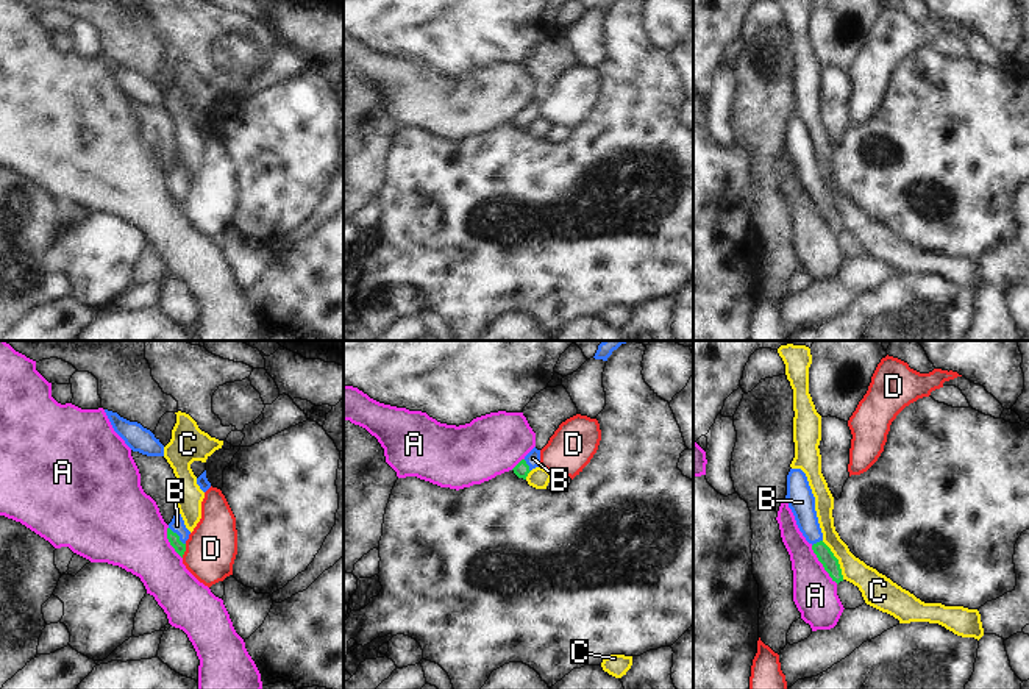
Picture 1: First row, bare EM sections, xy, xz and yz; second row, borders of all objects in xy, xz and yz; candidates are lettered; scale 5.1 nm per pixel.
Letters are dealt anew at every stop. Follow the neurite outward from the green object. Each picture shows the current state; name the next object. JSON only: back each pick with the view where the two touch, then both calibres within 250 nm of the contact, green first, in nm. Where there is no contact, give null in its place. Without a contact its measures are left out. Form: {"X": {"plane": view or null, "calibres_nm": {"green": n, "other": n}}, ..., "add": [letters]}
{"B": {"plane": "xy", "calibres_nm": {"green": 60, "other": 80}}, "add": ["B"]}

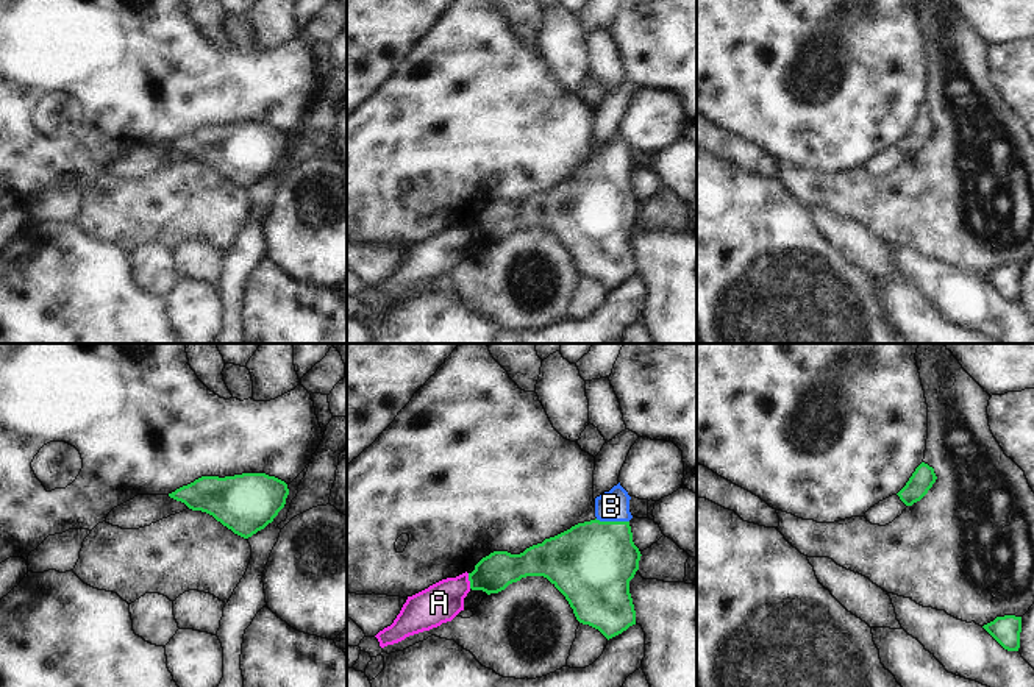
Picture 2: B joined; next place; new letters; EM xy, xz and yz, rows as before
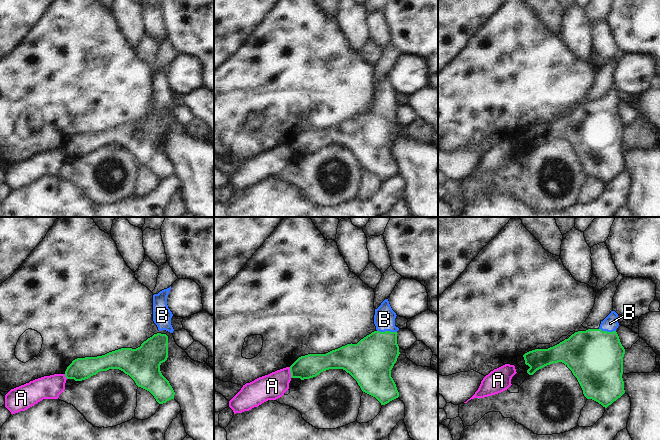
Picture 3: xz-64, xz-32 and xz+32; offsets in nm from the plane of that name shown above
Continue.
{"B": {"plane": "xz", "calibres_nm": {"green": 420, "other": 160}}, "add": ["B"]}

